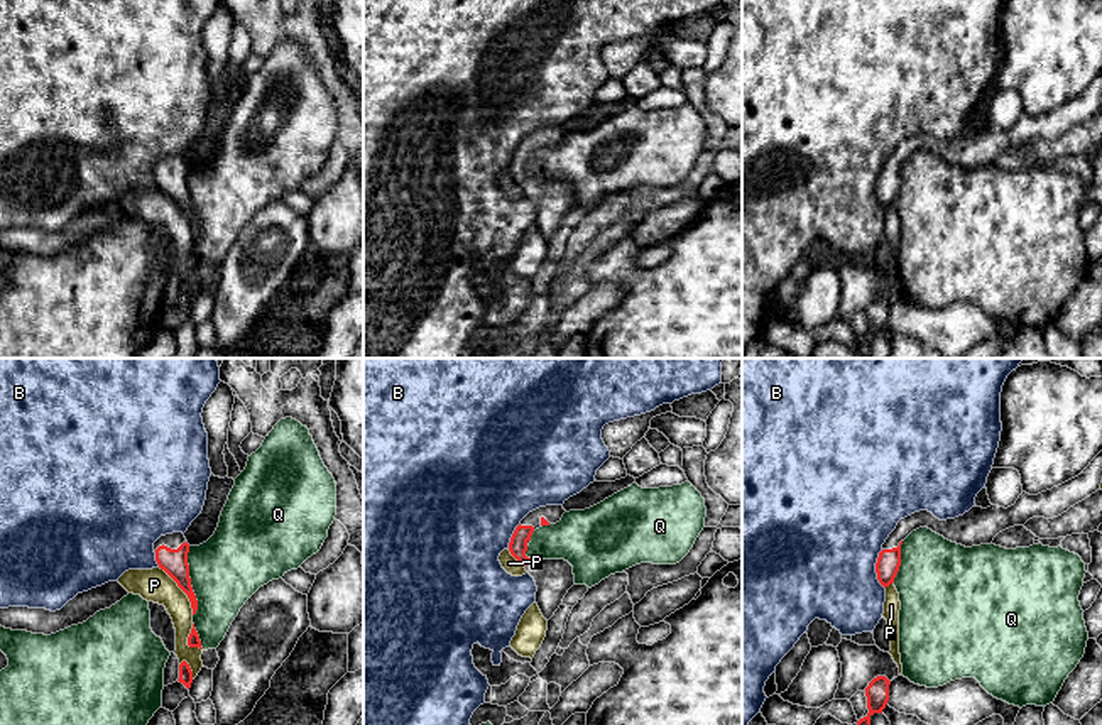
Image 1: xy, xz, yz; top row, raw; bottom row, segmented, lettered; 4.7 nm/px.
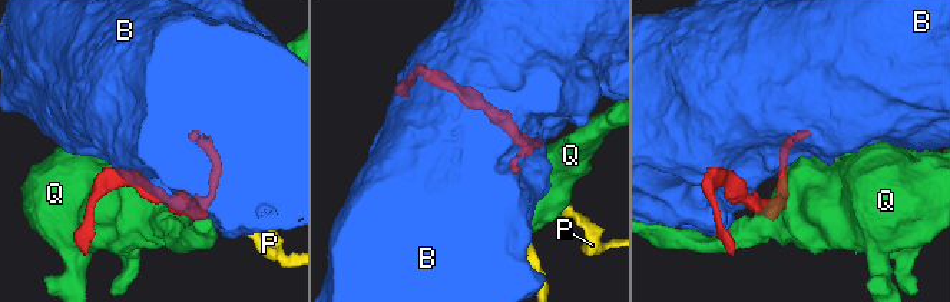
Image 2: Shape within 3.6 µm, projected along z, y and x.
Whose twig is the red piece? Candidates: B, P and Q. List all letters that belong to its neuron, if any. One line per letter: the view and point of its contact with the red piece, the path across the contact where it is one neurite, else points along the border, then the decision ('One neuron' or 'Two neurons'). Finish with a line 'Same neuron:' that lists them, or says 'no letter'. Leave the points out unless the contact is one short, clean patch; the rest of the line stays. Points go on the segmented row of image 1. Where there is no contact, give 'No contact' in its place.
B: Touches red at yz (876, 570). Two neurons
P: Touches red at xy (181, 588). Two neurons
Q: Touches red at xy (190, 582). Two neurons
Same neuron: no letter

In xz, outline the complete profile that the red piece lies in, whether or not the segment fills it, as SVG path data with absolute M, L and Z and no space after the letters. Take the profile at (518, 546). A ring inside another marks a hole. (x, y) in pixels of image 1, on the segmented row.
M546 505L529 512L516 527L509 542L510 554L536 581L536 603L546 620L554 615L565 595L575 585L573 566L565 559L531 559L526 551L532 532L559 522L565 512L563 505Z

